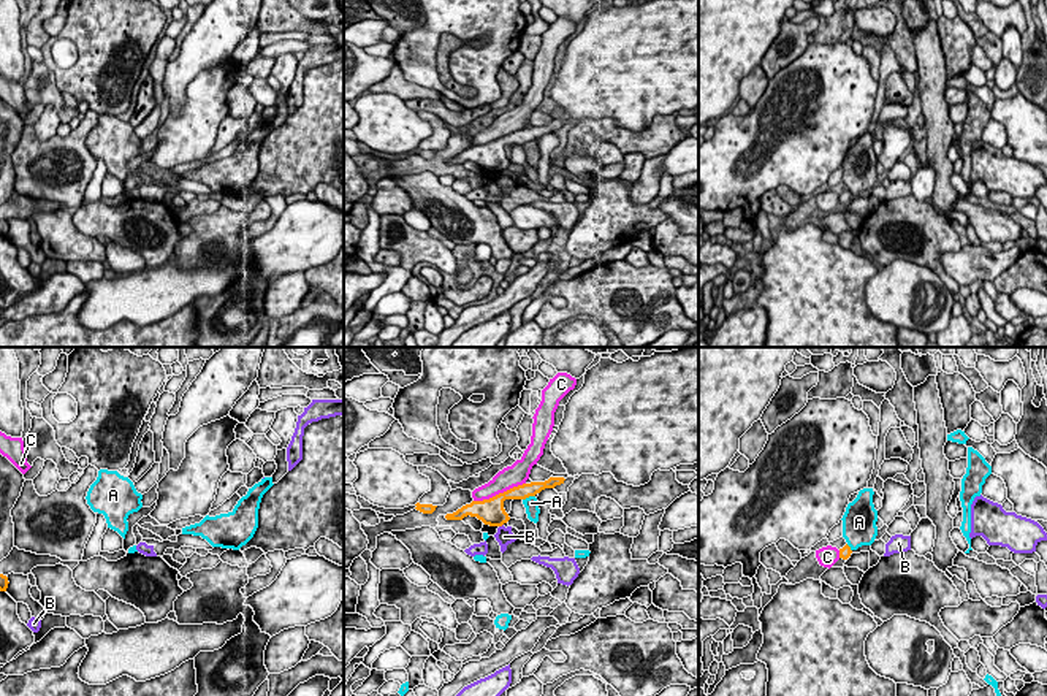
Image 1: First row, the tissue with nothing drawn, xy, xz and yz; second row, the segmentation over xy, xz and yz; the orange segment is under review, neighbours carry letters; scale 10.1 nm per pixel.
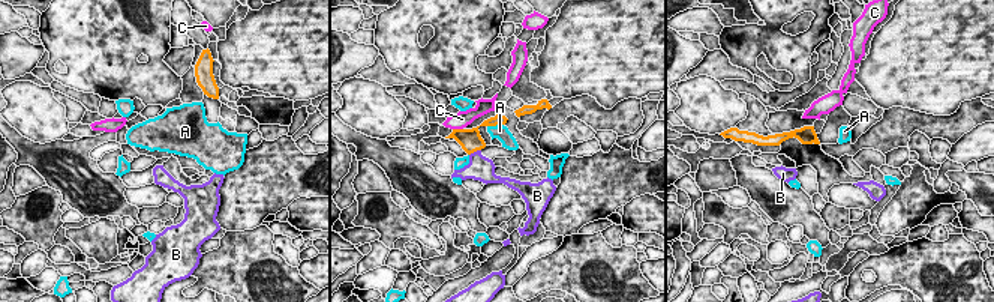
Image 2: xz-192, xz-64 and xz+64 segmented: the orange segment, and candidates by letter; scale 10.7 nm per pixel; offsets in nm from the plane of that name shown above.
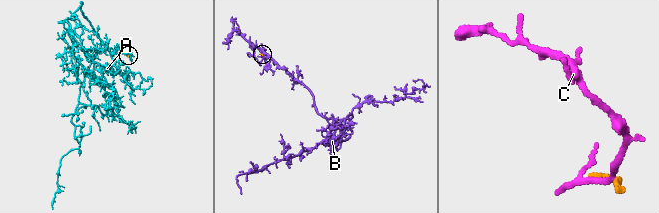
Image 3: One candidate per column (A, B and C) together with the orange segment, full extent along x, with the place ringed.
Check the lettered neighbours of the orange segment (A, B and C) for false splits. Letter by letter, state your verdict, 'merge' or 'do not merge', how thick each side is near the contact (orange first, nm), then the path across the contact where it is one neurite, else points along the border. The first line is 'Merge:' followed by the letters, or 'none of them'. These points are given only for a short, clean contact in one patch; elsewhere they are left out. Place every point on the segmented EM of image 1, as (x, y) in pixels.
Merge: none of them
A: do not merge; 160 nm thick on the orange side, 140 nm on the other
B: do not merge; 260 nm thick on the orange side, 180 nm on the other; border along xz (502, 523), (499, 527)
C: do not merge; 260 nm thick on the orange side, 220 nm on the other; border along xz (525, 482), (474, 501)

